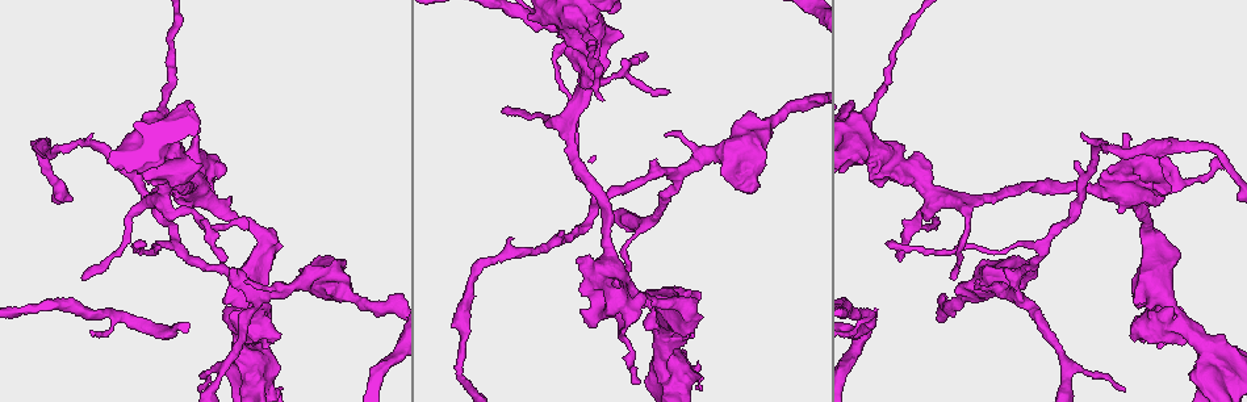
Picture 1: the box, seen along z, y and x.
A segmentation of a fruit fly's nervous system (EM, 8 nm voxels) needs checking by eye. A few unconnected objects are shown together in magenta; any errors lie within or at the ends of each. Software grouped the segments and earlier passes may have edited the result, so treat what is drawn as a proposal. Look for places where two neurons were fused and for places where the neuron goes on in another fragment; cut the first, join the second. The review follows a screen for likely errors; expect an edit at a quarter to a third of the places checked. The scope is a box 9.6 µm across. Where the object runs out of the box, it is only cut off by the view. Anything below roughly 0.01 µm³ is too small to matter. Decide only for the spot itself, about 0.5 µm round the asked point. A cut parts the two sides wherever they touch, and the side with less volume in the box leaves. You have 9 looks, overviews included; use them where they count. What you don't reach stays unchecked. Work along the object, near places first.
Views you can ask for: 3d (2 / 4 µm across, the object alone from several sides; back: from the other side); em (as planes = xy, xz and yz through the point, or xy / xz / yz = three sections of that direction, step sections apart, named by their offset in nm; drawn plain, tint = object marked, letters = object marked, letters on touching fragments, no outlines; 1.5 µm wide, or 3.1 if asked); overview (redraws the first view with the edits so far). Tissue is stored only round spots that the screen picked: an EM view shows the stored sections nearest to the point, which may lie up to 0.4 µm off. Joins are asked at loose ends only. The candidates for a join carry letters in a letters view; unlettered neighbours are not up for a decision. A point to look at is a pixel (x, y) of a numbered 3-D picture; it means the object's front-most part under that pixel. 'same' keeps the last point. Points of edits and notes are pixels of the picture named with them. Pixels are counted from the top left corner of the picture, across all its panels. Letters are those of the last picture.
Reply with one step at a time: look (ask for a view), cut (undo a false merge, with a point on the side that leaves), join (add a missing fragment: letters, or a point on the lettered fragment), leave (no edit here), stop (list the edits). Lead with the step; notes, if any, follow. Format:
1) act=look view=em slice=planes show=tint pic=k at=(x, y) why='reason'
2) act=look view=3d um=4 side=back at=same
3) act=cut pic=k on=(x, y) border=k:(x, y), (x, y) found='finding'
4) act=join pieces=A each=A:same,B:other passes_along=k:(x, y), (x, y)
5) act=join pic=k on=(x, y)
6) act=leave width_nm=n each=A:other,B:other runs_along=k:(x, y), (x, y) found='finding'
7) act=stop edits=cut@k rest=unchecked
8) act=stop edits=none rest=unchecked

act=look view=3d um=2 pic=1 at=(145, 245) why='end of a long branch'

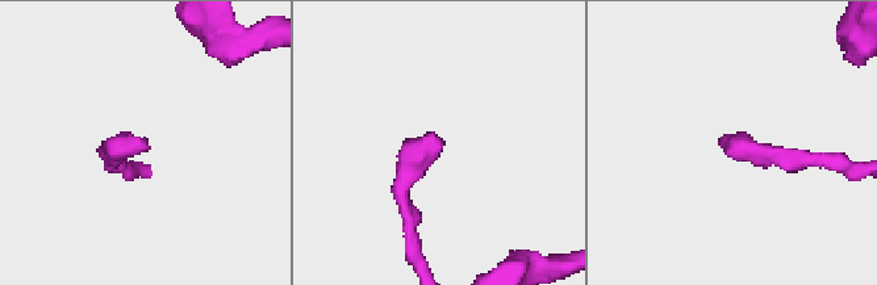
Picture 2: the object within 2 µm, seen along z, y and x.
act=look view=em slice=xy step=8 show=tint pic=2 at=(444, 141)

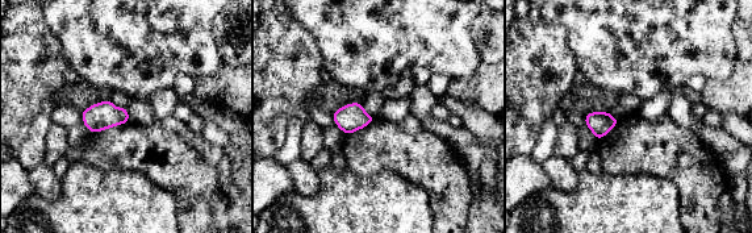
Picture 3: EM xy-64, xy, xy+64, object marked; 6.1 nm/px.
act=look view=em slice=yz step=8 show=letters at=same

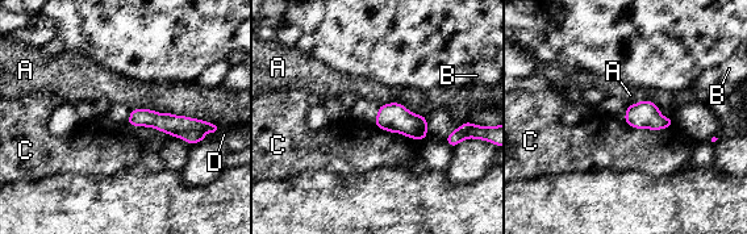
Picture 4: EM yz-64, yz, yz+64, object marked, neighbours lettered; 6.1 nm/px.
act=leave each=A:other,B:other,C:other,D:other border=4:(624, 121), (649, 129), (674, 124) found='none of them fits'

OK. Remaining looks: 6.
act=look view=em slice=planes show=tint pic=1 at=(548, 124) why='thick turns thin'

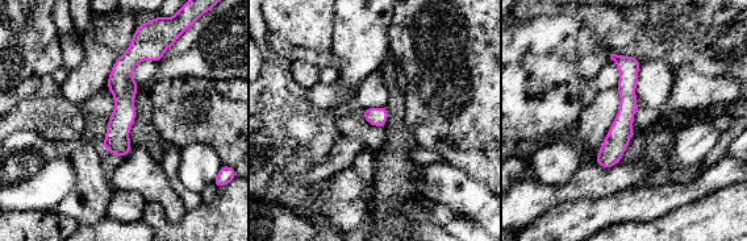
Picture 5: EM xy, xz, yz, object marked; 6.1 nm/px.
act=look view=em slice=planes show=letters at=same

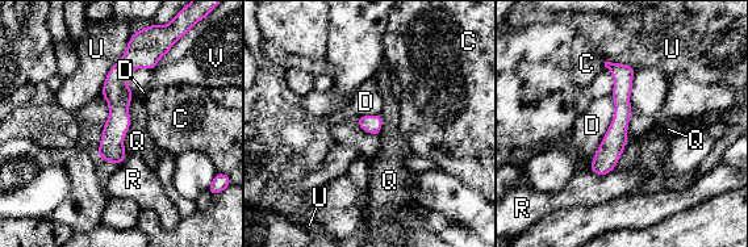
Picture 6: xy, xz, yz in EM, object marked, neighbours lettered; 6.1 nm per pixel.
act=leave each=C:other,D:other,Q:other,R:other,U:other,V:other runs_along=6:(147, 34), (118, 74), (109, 158) found='continuous, no second neuron'

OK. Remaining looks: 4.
act=look view=em slice=yz step=8 show=tint pic=1 at=(1157, 246) why='thick turns thin'

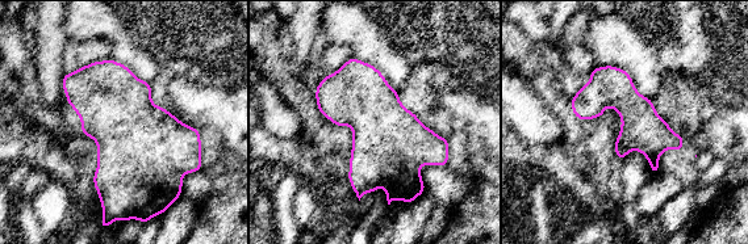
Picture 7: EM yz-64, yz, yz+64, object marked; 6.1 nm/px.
act=look view=em slice=planes show=tint at=same why='another direction'

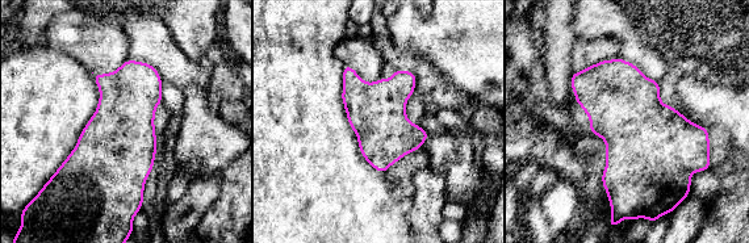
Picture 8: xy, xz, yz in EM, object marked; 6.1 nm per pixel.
act=look view=em slice=planes show=letters at=same

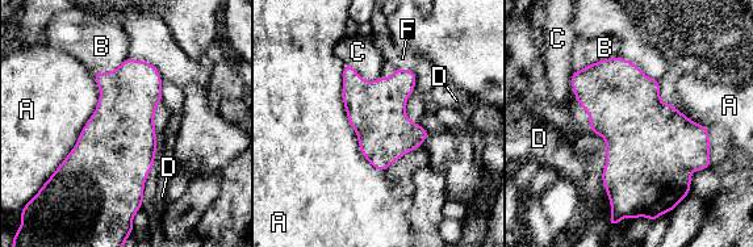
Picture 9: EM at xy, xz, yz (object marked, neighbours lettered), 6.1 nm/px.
act=leave each=A:other,B:other,C:other,D:other,F:other border=9:(597, 133), (611, 212) found='one neuron here'

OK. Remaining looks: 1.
act=stop edits=none rest=unchecked

